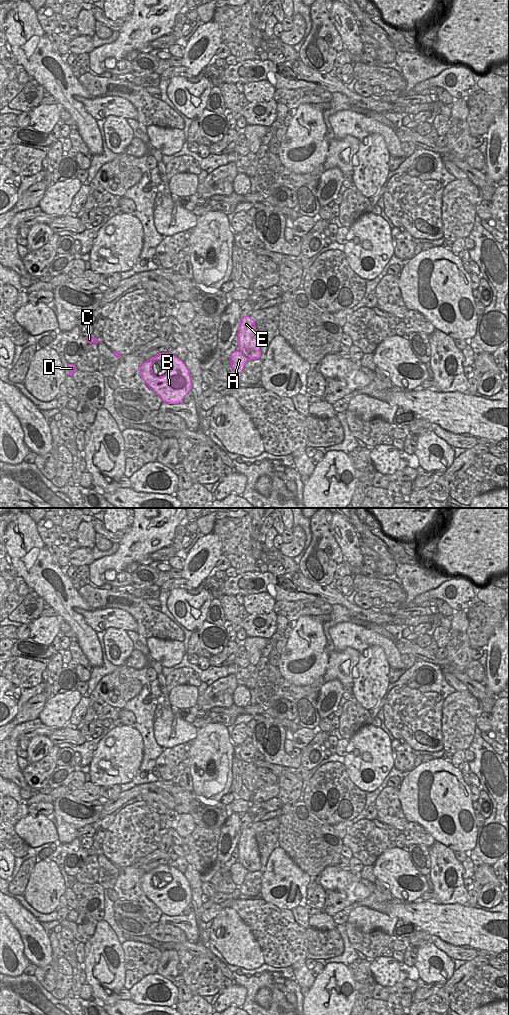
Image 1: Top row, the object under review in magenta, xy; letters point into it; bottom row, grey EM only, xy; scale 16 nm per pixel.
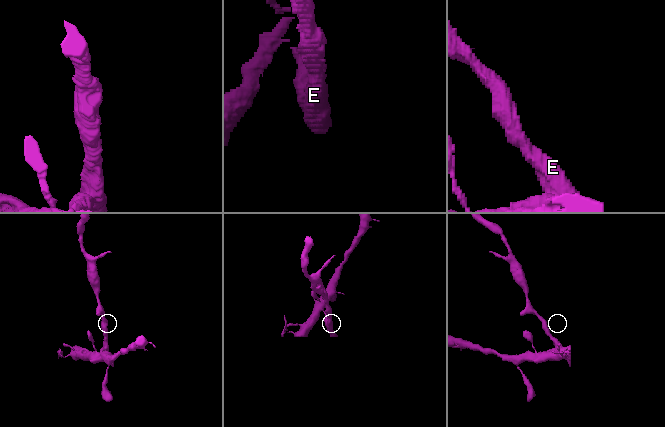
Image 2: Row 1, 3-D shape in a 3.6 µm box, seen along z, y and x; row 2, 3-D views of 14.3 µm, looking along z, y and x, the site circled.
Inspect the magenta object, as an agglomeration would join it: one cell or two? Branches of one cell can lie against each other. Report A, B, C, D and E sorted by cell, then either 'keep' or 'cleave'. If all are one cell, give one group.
A B C D / E | cleave

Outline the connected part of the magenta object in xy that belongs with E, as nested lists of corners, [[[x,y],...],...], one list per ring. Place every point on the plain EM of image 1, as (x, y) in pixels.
[[[249,828],[241,831],[238,843],[238,858],[248,872],[260,871],[260,853],[255,834]]]

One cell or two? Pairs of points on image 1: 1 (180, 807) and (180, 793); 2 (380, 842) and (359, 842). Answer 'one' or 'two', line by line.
1: one
2: one

